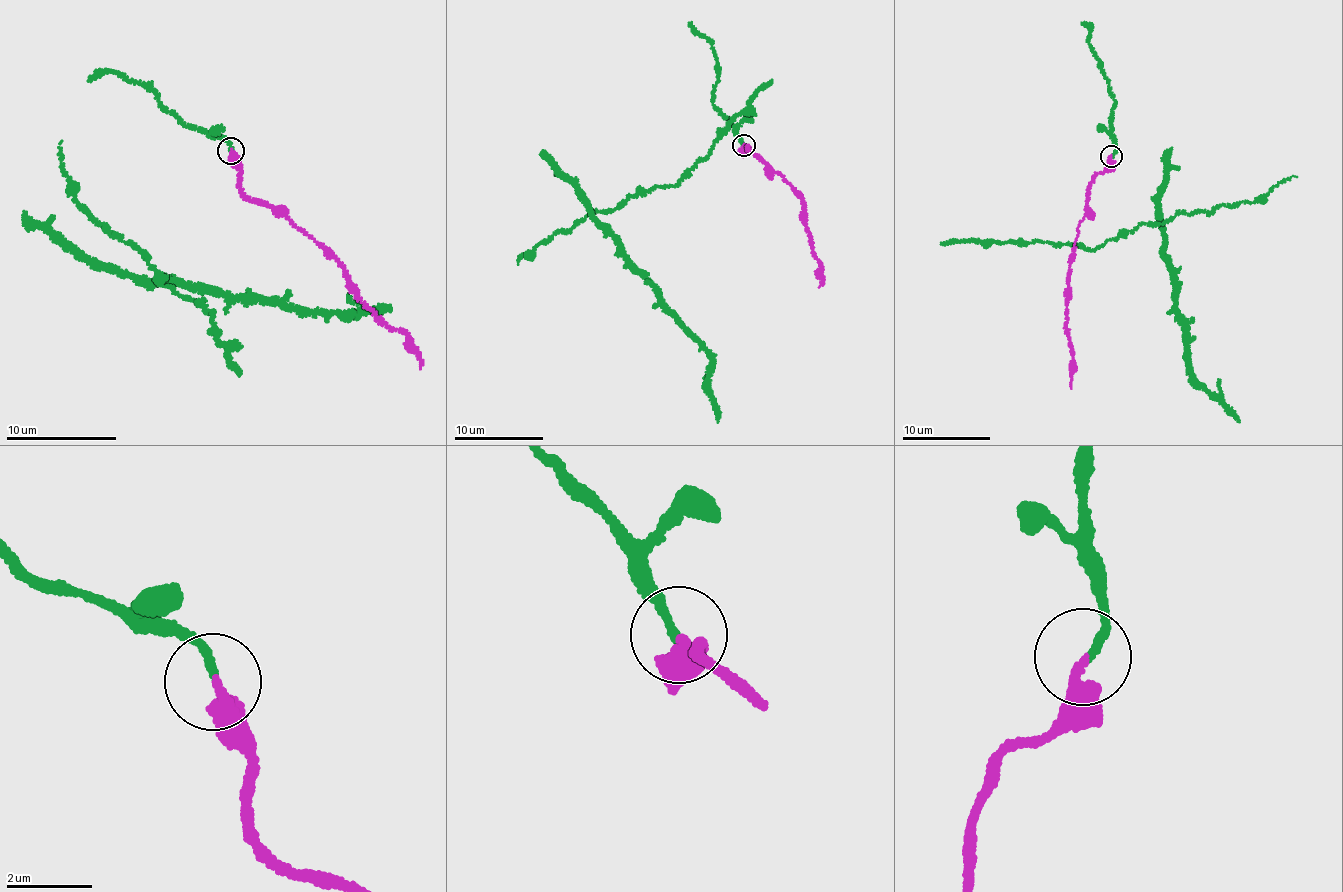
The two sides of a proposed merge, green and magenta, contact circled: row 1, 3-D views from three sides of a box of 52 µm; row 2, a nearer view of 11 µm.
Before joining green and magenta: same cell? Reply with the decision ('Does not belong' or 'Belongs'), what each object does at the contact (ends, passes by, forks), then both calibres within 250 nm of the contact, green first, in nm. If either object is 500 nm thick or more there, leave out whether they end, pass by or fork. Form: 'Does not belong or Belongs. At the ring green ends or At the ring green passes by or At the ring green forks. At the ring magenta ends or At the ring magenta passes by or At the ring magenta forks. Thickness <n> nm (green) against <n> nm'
Belongs. At the ring green ends. At the ring magenta ends. Thickness 190 nm (green) against 280 nm

